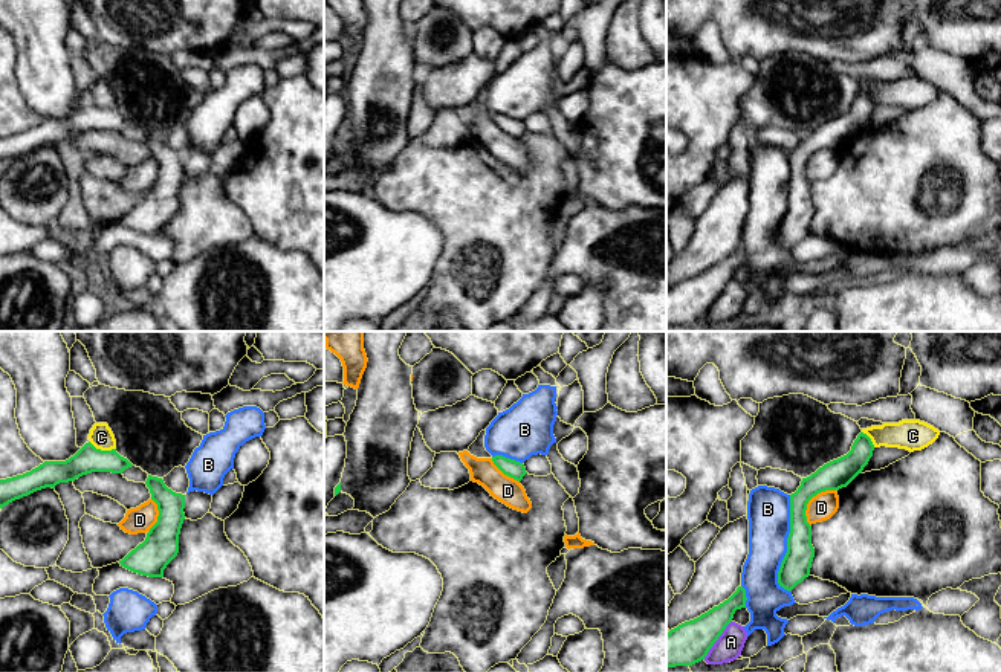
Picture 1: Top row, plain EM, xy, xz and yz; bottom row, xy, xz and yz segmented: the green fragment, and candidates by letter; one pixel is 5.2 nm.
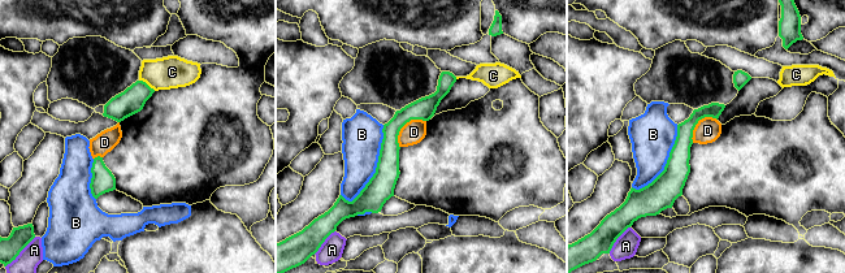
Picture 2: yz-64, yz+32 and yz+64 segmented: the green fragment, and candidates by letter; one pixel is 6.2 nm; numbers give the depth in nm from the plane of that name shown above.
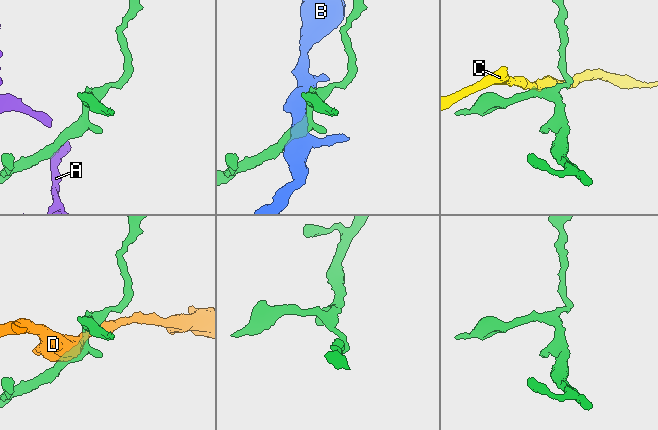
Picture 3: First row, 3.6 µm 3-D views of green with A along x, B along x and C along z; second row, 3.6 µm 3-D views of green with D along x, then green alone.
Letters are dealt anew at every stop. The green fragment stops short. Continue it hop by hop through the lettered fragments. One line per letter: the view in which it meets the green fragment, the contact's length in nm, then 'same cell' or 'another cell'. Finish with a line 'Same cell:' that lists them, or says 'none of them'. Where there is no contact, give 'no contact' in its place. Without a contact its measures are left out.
A: meets green in yz; contact 260 nm long; another cell
B: meets green in yz; contact 500 nm long; another cell
C: meets green in xy; contact 150 nm long; another cell
D: meets green in yz; contact 240 nm long; another cell
Same cell: none of them

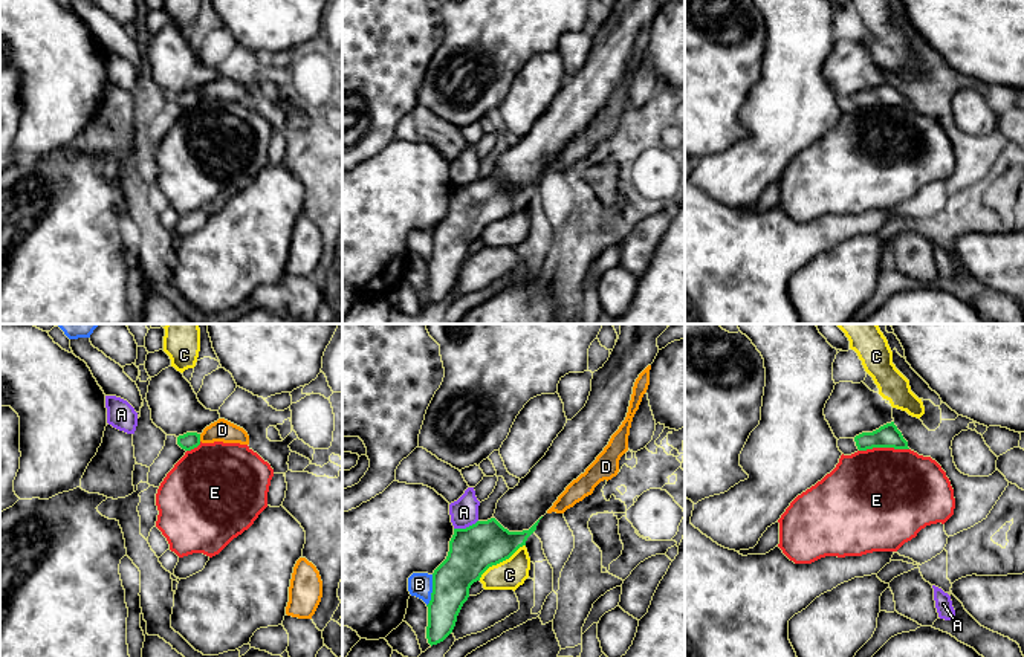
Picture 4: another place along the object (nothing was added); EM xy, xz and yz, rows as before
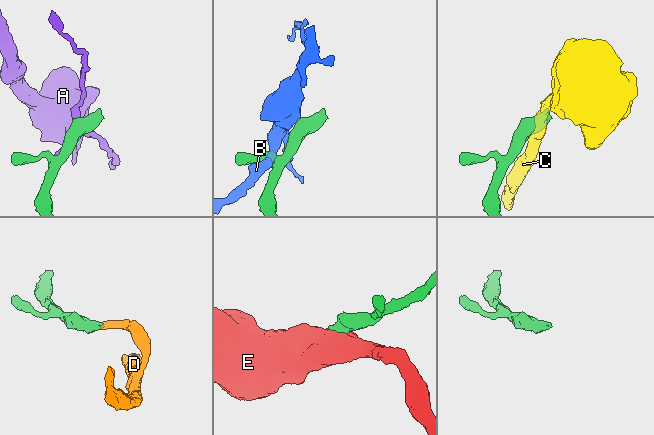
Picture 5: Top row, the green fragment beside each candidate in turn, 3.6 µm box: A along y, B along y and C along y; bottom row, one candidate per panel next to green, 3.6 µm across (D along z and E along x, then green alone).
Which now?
A: meets green in xz; contact 140 nm long; another cell
B: meets green in xz; contact 170 nm long; another cell
C: meets green in xz; contact 320 nm long; another cell
D: meets green in xy; contact 40 nm long; same cell
E: meets green in yz; contact 260 nm long; another cell
Same cell: D

